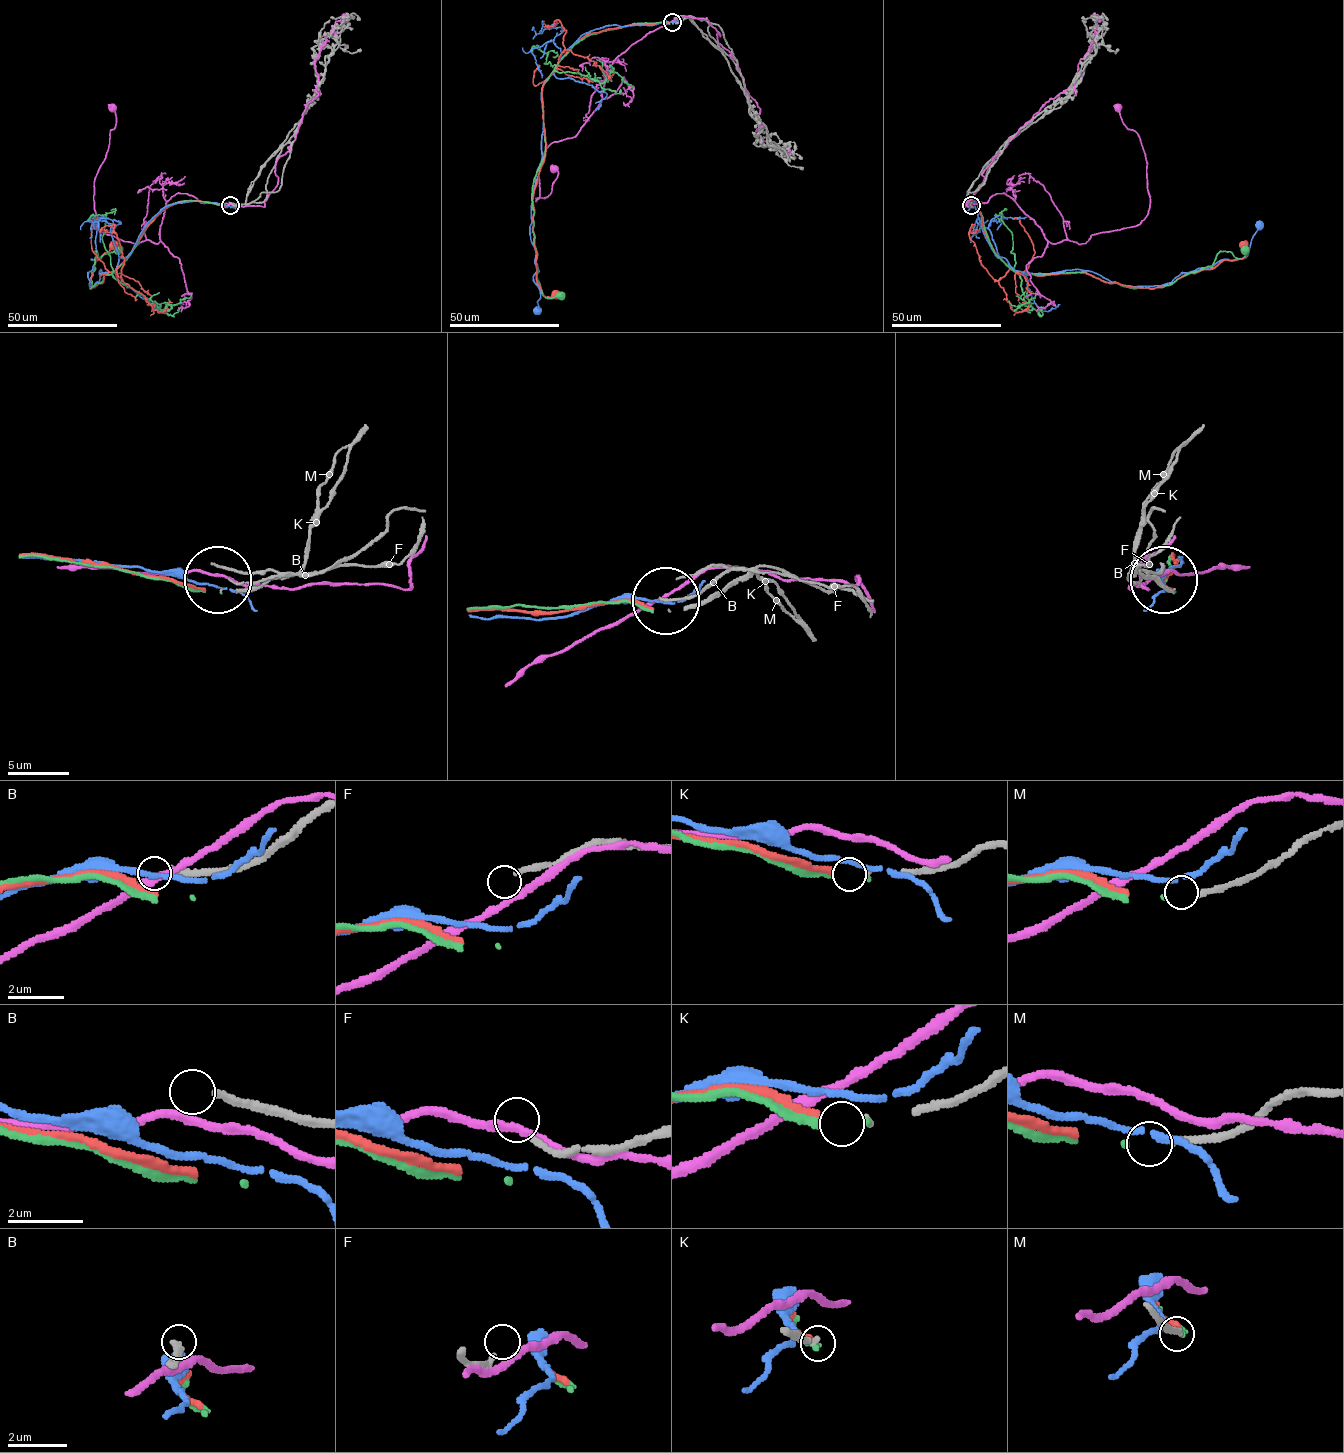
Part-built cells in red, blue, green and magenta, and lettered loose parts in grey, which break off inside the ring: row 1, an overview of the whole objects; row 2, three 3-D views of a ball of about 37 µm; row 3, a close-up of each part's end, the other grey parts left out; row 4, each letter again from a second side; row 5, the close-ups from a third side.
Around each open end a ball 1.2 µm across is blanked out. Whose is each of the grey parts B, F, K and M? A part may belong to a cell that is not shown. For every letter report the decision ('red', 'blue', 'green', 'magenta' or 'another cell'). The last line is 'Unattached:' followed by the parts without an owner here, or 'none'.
B: another cell
F: another cell
K: red
M: green
Unattached: B, F

